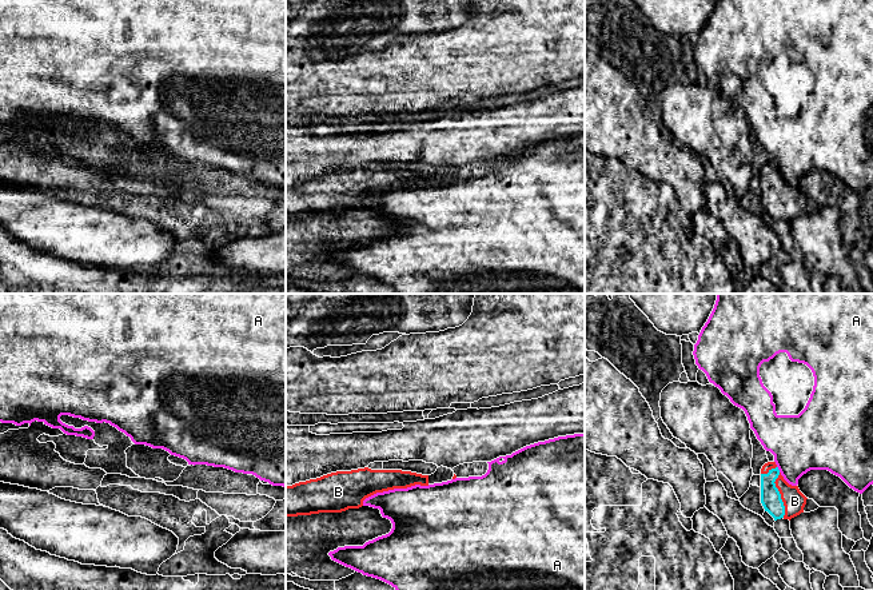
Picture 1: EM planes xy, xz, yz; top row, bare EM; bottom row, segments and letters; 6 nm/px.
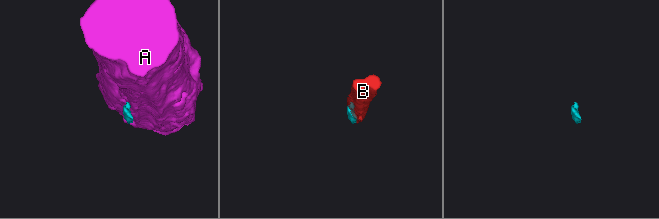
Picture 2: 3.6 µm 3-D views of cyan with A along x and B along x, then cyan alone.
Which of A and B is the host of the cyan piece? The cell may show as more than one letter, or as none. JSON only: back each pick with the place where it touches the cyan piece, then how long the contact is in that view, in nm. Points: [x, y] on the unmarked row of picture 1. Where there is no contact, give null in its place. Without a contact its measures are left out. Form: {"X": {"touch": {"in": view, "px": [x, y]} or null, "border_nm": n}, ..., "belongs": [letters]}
{"B": {"touch": {"in": "yz", "px": [780, 196]}, "border_nm": 280}, "belongs": ["B"]}

